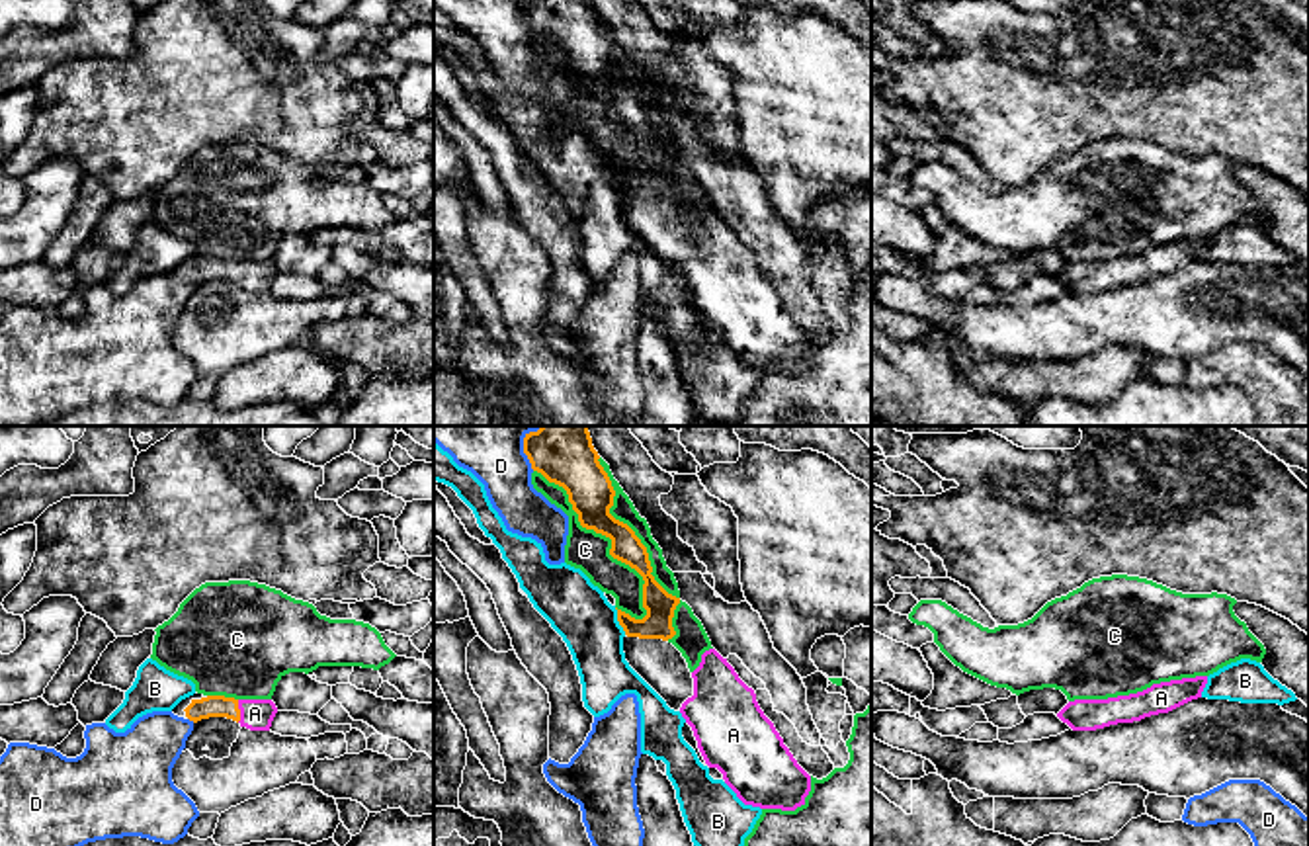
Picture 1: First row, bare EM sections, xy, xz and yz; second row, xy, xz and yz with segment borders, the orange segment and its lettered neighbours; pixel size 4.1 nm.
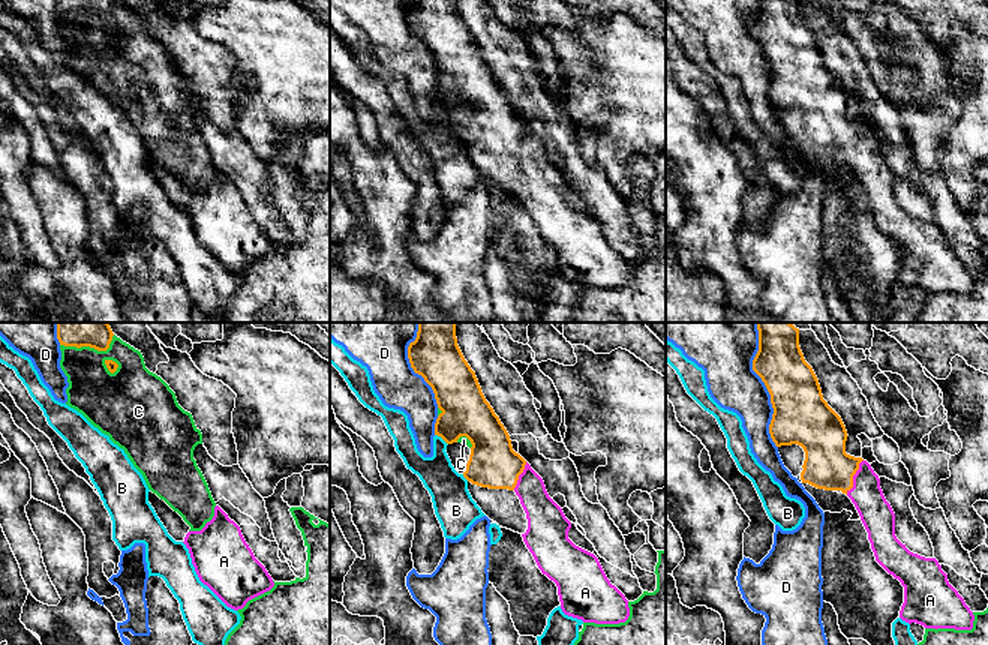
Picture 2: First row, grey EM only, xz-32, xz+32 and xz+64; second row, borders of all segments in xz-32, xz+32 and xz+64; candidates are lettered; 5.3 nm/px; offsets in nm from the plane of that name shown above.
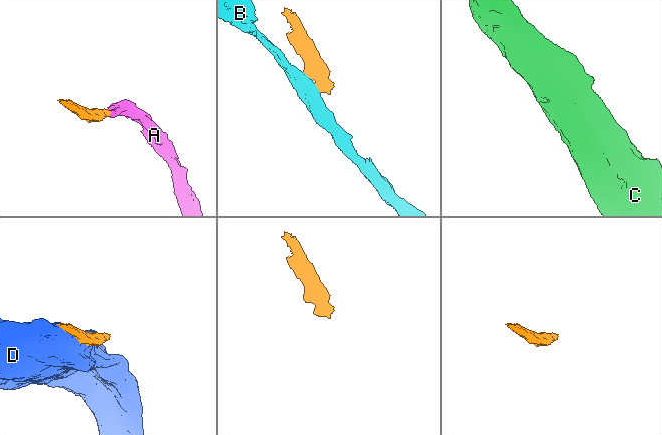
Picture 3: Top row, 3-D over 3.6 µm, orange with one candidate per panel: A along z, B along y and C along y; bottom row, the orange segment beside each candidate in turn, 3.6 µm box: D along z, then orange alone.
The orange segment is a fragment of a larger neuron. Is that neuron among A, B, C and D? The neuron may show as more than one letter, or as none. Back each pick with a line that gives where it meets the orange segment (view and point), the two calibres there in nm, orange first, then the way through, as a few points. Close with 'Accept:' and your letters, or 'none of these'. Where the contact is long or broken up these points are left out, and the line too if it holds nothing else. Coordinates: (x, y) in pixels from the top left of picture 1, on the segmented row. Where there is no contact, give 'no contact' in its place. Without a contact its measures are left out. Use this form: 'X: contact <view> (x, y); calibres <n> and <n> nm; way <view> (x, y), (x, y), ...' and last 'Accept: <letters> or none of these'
A: contact xy (239, 712); calibres 100 and 130 nm; way xy (213, 706), (227, 706), (239, 712), (254, 714)
Accept: A

